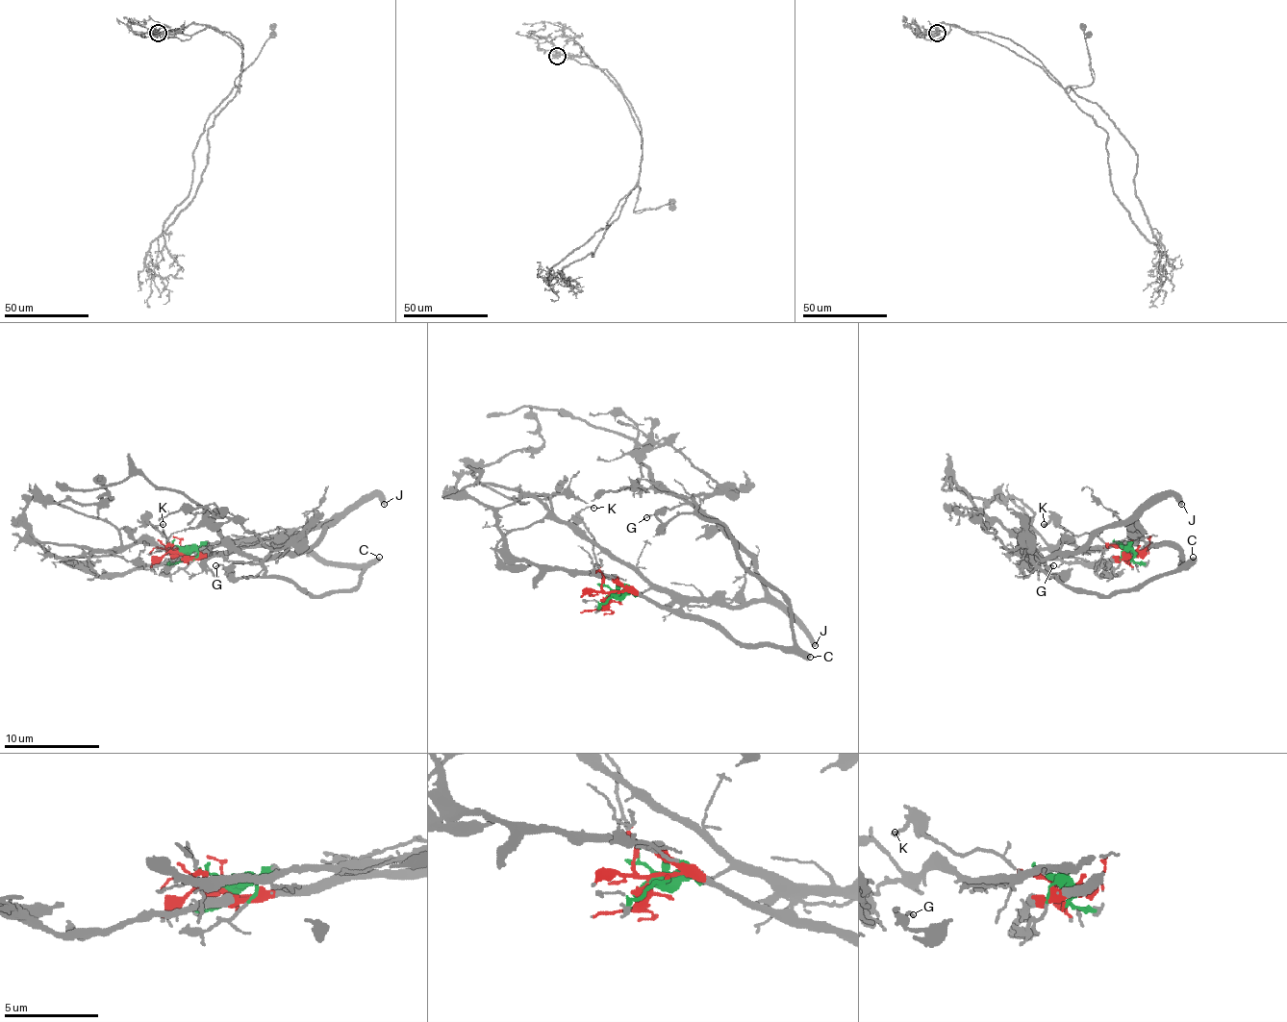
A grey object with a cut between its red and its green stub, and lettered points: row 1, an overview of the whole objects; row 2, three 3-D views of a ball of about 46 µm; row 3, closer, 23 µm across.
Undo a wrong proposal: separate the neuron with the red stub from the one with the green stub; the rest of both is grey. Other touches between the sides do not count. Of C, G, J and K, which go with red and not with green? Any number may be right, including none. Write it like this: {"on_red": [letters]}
{"on_red": ["C", "K"]}

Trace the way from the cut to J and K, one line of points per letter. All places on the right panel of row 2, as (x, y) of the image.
J: (1135, 552), (1125, 542), (1142, 531), (1137, 518), (1168, 497), (1182, 504)
K: (1135, 552), (1106, 544), (1095, 535), (1072, 535), (1053, 521), (1042, 526), (1045, 523)

